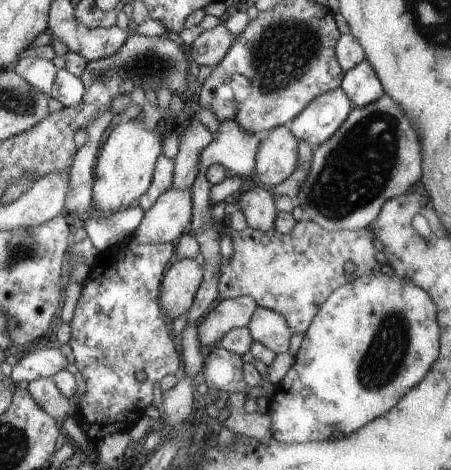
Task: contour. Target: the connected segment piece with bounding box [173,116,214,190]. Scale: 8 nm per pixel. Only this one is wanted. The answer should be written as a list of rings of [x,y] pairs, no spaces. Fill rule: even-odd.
[[[195,116],[182,132],[178,154],[173,158],[176,171],[173,176],[174,190],[194,190],[193,184],[200,172],[200,154],[213,140],[212,132]]]

